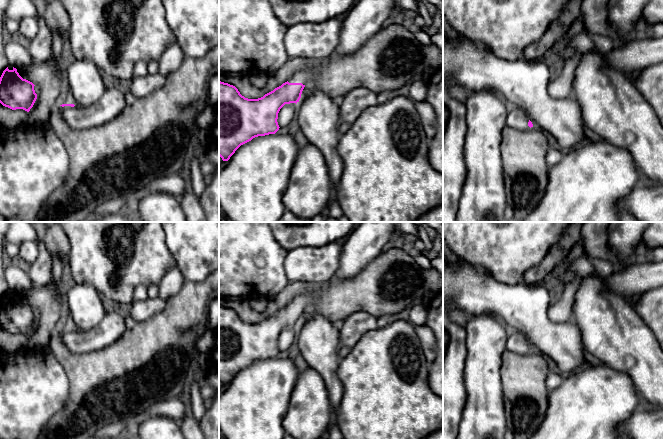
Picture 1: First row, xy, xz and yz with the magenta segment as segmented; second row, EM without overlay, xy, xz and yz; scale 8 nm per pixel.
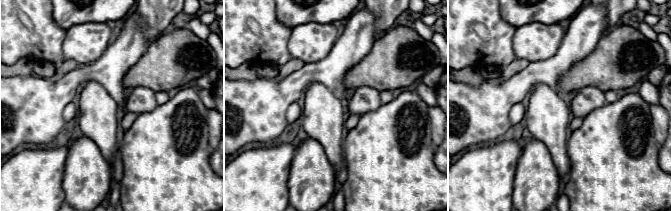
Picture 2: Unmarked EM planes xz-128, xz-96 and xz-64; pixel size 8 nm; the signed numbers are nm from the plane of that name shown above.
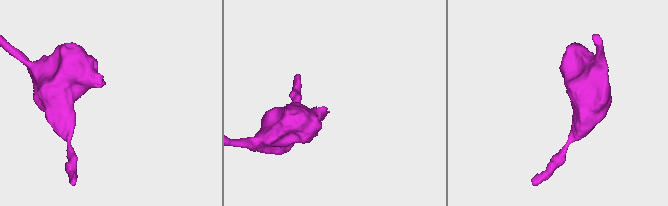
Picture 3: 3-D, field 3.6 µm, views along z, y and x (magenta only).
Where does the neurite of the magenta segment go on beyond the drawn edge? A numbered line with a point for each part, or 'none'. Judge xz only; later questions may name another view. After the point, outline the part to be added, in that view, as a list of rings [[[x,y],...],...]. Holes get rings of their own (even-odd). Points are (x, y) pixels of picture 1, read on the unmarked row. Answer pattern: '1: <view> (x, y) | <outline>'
1: xz (305, 300) | [[[304,293],[301,295],[297,295],[293,298],[289,303],[289,307],[302,307],[303,309],[307,309],[314,303],[315,296],[310,293]]]

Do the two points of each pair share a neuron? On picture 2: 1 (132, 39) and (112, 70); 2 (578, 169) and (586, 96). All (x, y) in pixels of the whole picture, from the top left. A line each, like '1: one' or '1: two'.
1: one
2: two

